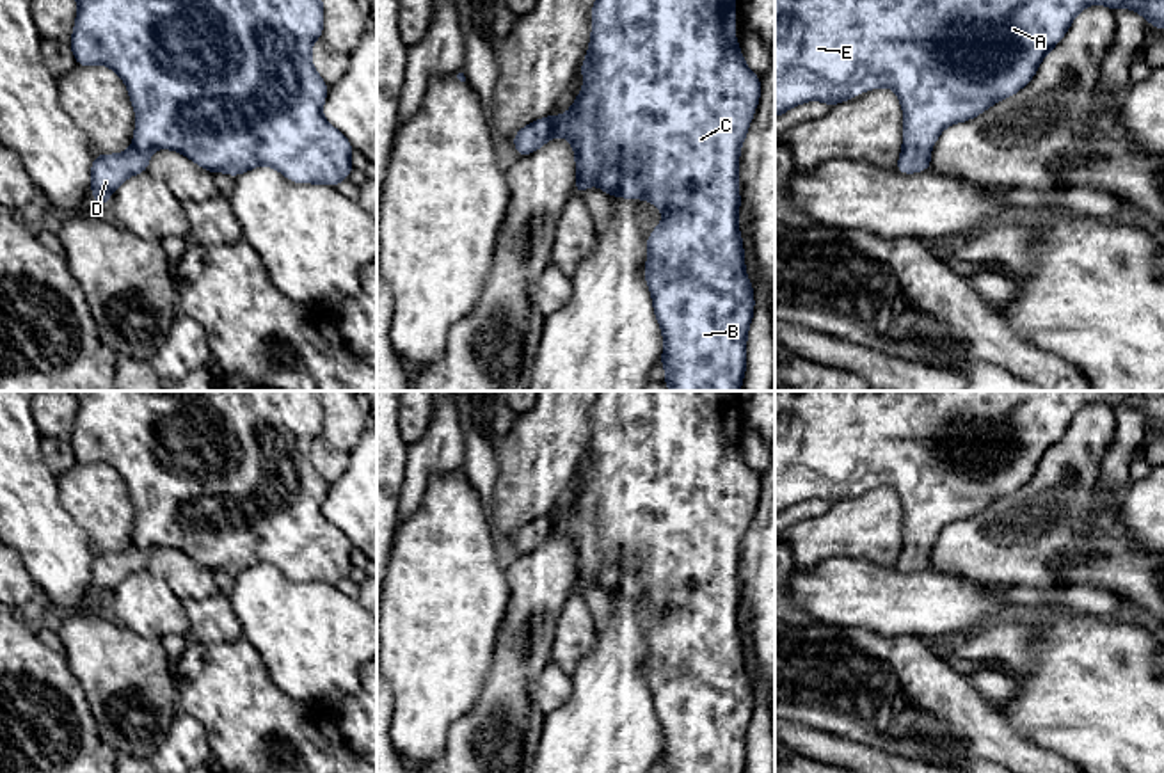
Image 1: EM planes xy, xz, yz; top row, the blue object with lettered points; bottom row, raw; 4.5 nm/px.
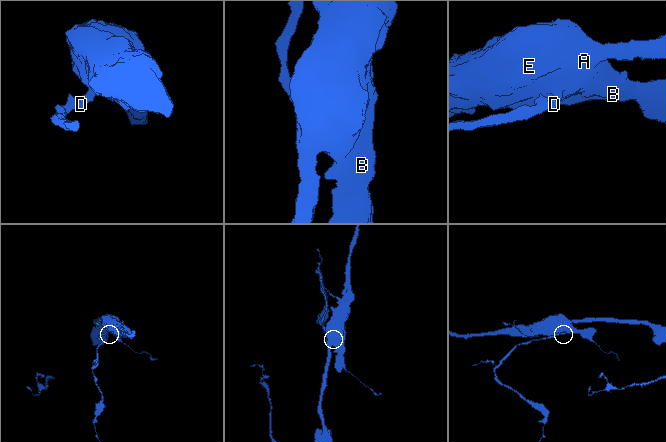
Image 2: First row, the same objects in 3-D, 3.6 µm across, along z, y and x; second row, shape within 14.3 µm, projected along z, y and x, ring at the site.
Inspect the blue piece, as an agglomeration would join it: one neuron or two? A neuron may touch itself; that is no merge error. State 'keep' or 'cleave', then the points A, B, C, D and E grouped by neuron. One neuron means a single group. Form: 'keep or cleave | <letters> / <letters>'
keep | A B C D E

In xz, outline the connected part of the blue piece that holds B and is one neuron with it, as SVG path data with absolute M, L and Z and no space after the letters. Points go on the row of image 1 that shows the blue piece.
M595 0L592 7L592 39L581 73L585 85L570 110L560 117L530 123L514 135L519 156L526 156L542 147L547 140L563 135L572 142L576 153L576 188L583 194L588 185L599 185L610 197L649 199L665 211L661 224L649 235L649 259L645 263L645 281L650 288L654 313L659 322L665 348L659 364L666 368L665 384L670 391L739 391L746 370L746 334L753 316L753 288L746 279L743 240L739 235L739 149L746 137L750 121L761 98L761 80L743 60L734 34L737 11L734 0Z

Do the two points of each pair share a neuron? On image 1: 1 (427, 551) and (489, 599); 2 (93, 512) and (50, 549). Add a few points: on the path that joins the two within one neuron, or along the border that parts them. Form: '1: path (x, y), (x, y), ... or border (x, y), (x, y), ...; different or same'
1: path (443, 567), (473, 597); same
2: border (55, 487), (59, 503), (86, 532), (96, 549); different

